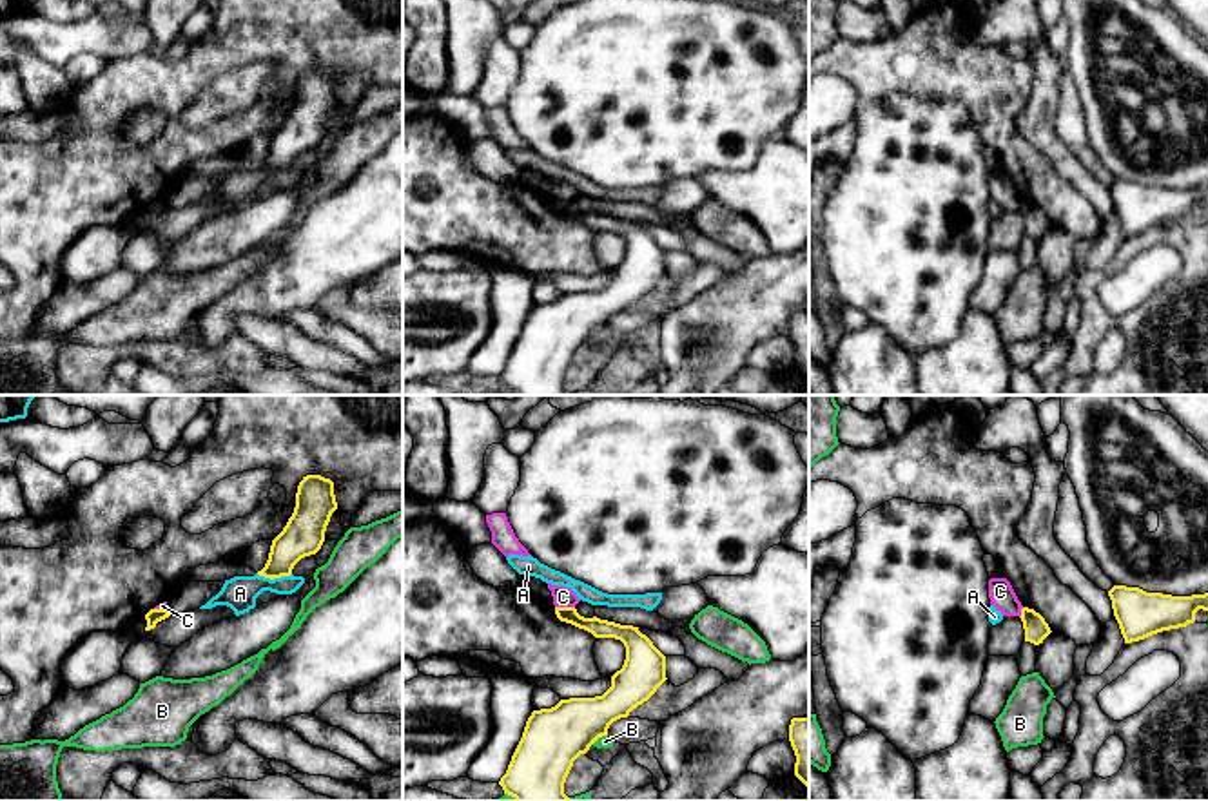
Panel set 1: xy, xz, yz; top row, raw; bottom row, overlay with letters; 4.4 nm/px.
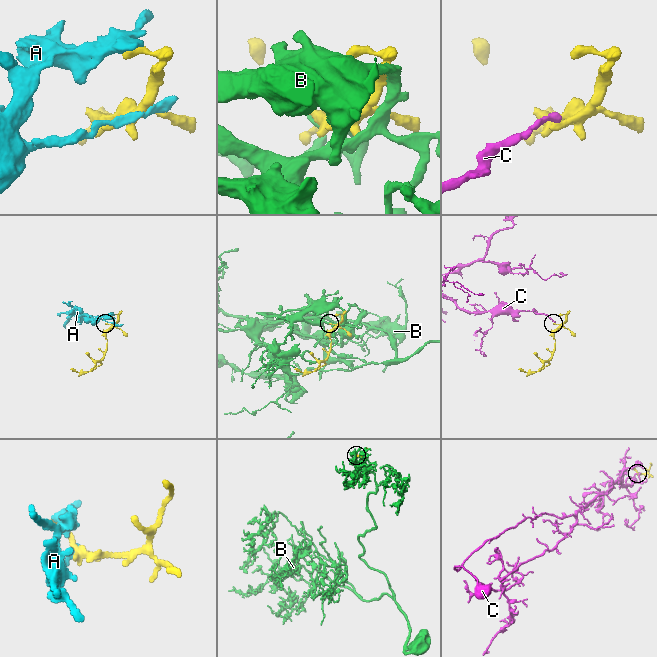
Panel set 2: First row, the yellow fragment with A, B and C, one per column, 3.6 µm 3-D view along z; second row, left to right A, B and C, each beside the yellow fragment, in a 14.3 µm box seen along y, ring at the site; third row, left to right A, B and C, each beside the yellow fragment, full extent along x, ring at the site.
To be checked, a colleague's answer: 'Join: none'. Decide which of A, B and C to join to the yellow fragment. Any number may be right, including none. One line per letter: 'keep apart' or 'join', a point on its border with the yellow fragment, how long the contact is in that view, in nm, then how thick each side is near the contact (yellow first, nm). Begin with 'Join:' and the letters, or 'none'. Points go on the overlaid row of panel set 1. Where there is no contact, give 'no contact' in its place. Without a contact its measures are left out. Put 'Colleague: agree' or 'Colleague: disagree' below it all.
Join: none
A: keep apart; meets yellow in xy at (274, 577); contact 160 nm long; 190 nm thick on the yellow side, 150 nm on the other
B: keep apart; meets yellow in xz at (599, 736); contact 80 nm long; 280 nm thick on the yellow side, 60 nm on the other
C: keep apart; meets yellow in xz at (565, 607); contact 90 nm long; 80 nm thick on the yellow side, 100 nm on the other
Colleague: agree

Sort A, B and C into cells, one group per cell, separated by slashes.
A / B / C

